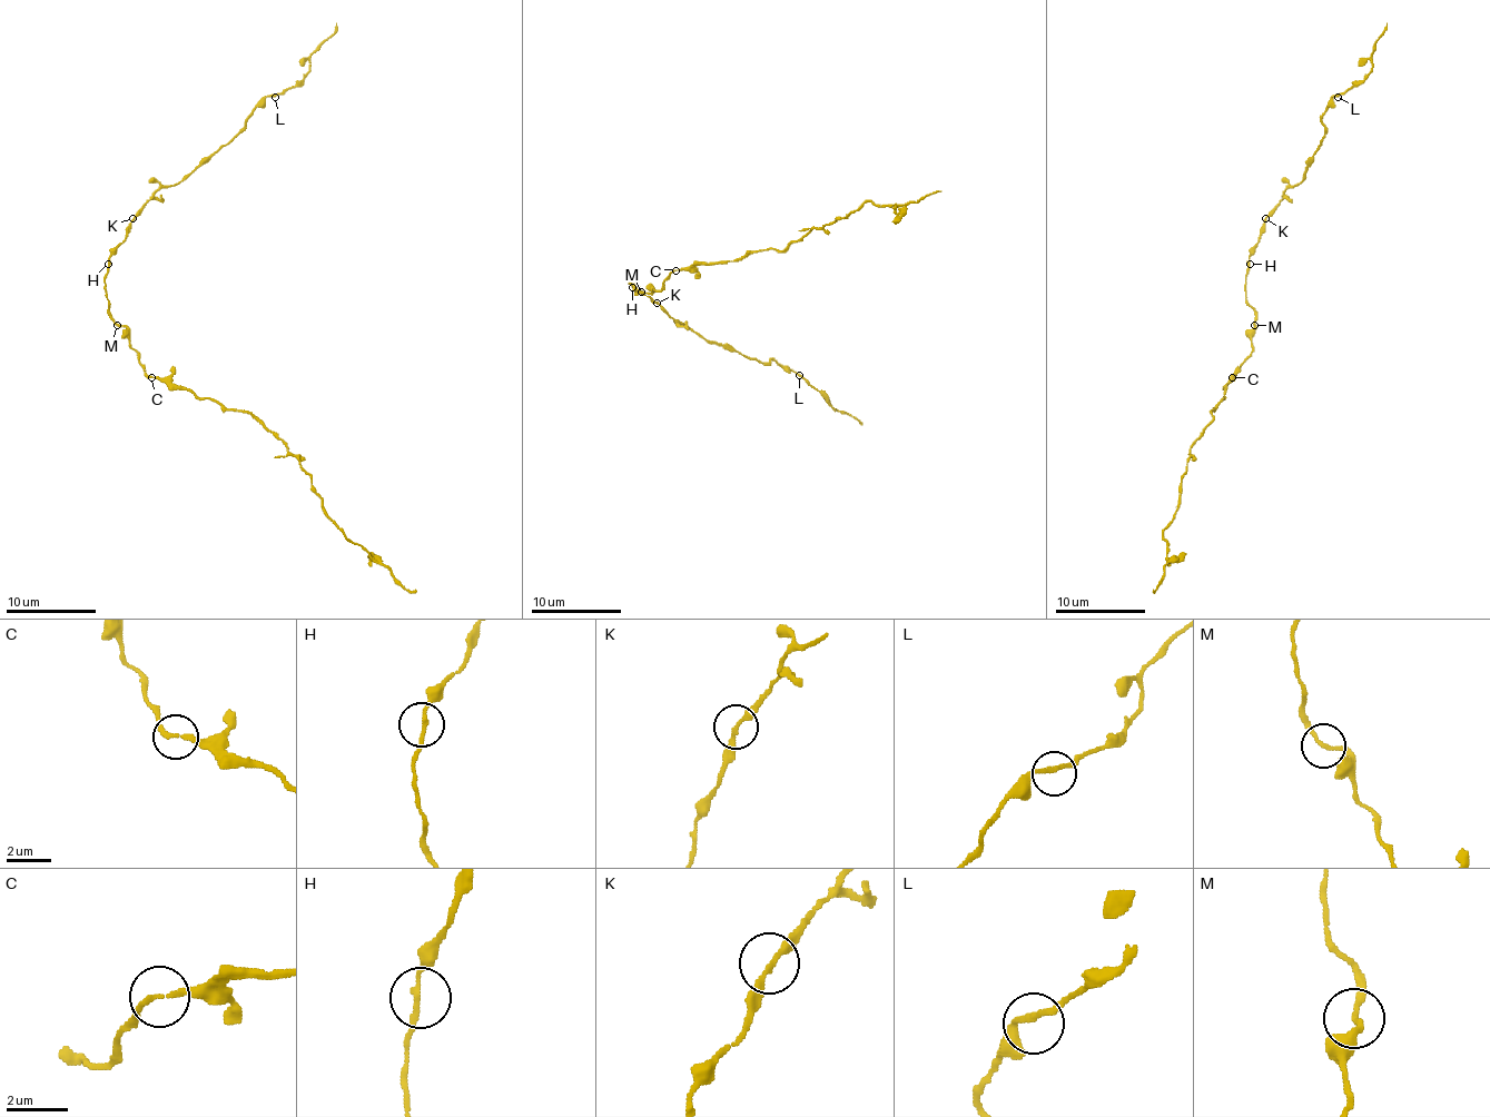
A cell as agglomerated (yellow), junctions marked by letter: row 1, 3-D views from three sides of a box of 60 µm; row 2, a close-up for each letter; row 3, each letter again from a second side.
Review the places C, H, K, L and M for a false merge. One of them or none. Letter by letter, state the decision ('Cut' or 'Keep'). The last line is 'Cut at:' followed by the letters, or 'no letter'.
C: Keep
H: Keep
K: Keep
L: Keep
M: Keep
Cut at: no letter

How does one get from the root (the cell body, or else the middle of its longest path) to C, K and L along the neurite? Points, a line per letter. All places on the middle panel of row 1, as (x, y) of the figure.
C: (641, 292), (659, 289), (676, 269)
K: (641, 292), (634, 292), (630, 283), (657, 303)
L: (641, 292), (634, 292), (630, 283), (671, 317), (707, 339), (724, 344), (759, 362), (775, 359), (799, 375)

